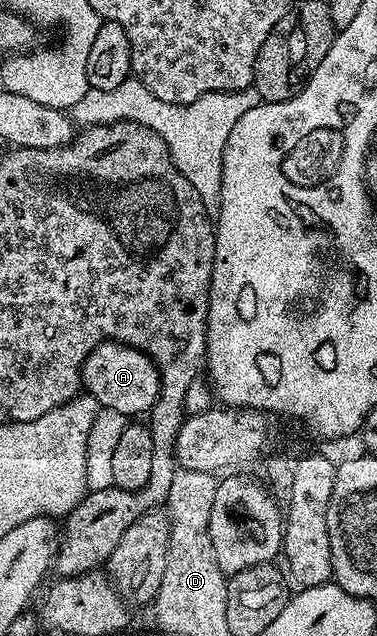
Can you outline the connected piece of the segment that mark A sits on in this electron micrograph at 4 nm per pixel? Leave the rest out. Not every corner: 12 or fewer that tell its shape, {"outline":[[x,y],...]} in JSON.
{"outline":[[124,343],[86,357],[83,390],[127,417],[151,412],[160,374]]}

